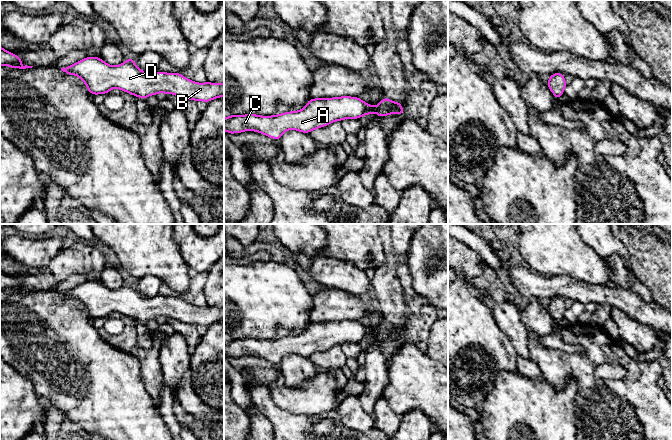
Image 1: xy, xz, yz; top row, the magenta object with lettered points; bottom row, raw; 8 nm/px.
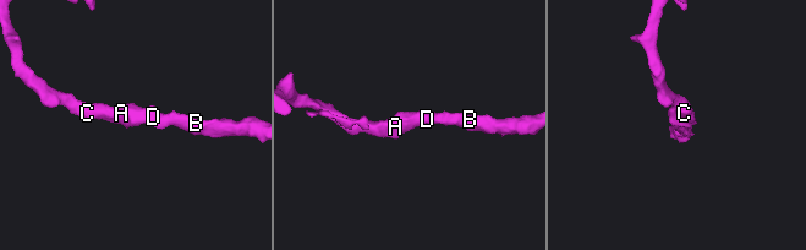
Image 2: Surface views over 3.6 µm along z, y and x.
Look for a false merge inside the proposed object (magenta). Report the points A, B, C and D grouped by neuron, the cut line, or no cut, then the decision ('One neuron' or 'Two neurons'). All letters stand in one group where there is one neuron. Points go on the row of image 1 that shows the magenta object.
Groups: A B C D. No split. One neuron

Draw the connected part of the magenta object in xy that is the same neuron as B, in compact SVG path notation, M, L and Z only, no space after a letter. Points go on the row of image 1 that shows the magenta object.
M86 57L61 70L67 75L78 76L93 95L107 94L111 89L118 88L142 99L158 93L206 103L224 97L224 83L198 83L181 73L146 73L135 64L133 58L112 66L100 57Z

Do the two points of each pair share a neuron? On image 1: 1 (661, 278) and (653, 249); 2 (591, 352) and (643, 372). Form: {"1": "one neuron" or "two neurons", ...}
{"1": "one neuron", "2": "one neuron"}

